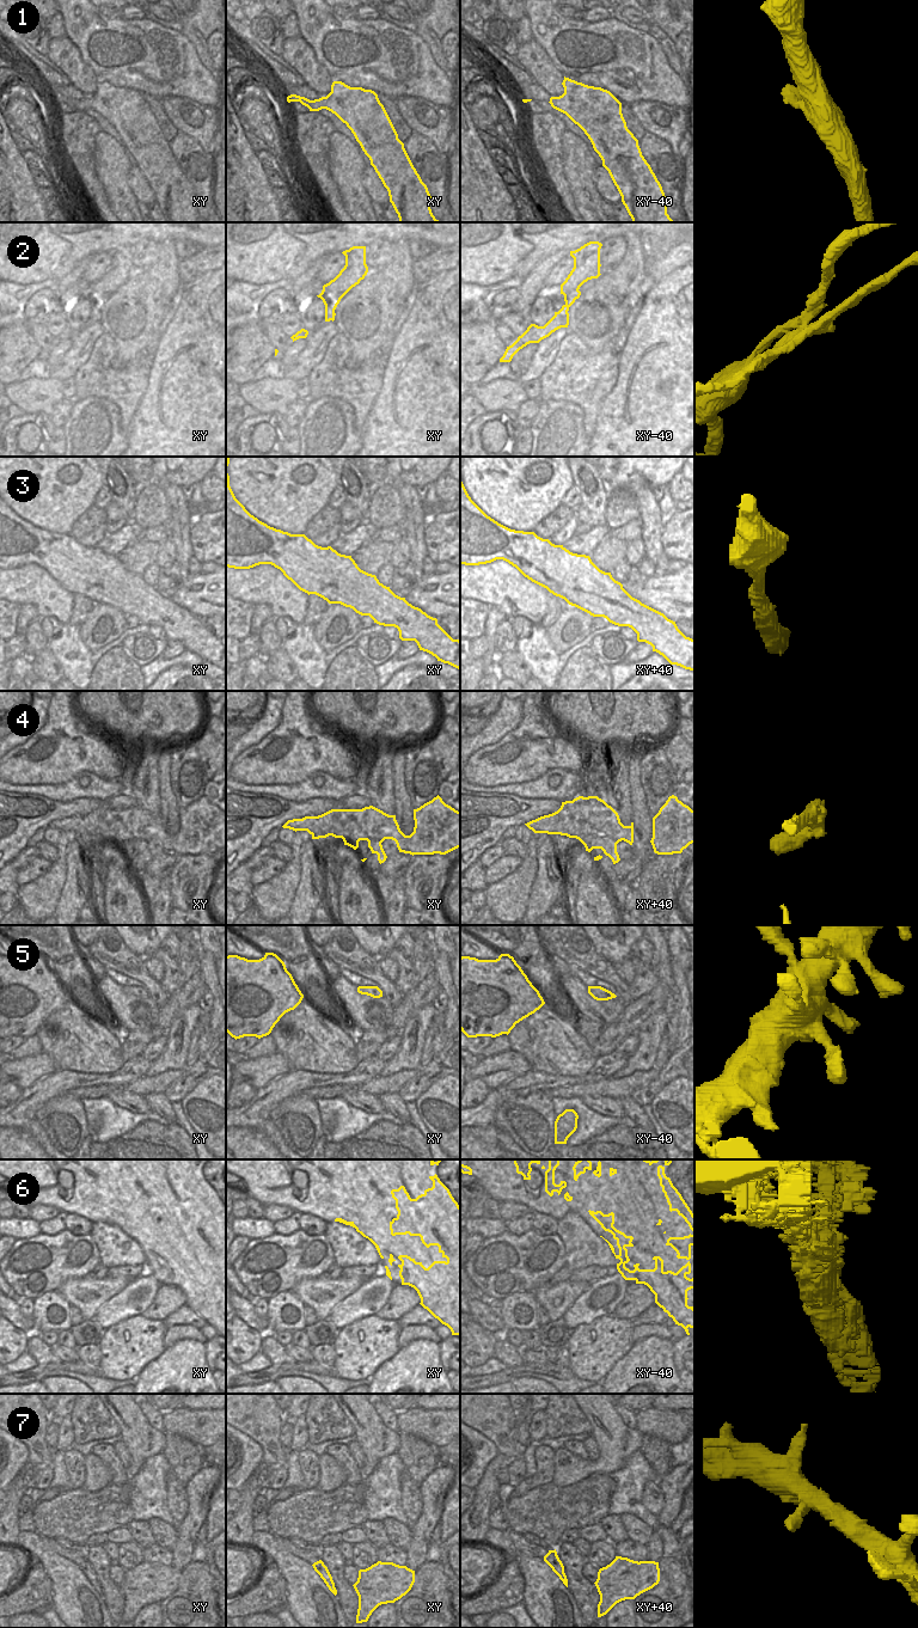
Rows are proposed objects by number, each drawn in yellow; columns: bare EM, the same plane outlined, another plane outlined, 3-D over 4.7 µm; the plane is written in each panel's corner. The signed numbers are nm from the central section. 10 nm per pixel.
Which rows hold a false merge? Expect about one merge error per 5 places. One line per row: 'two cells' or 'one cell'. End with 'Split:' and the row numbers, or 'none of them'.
1: one cell
2: two cells
3: one cell
4: one cell
5: one cell
6: one cell
7: one cell
Split: 2

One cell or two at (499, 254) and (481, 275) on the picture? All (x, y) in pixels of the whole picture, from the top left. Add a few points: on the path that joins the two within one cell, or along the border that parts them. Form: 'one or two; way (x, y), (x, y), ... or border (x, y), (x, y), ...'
one; way (494, 258), (482, 270)

